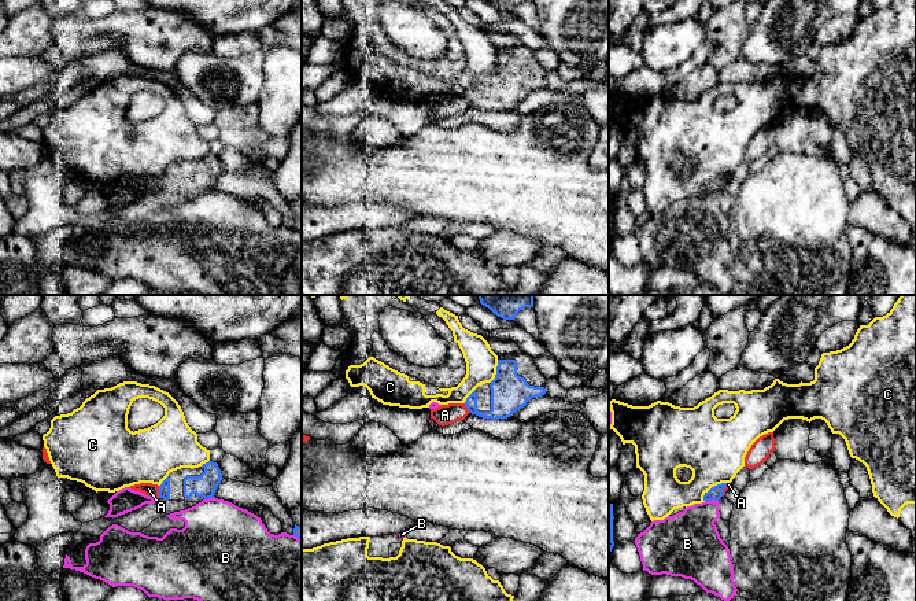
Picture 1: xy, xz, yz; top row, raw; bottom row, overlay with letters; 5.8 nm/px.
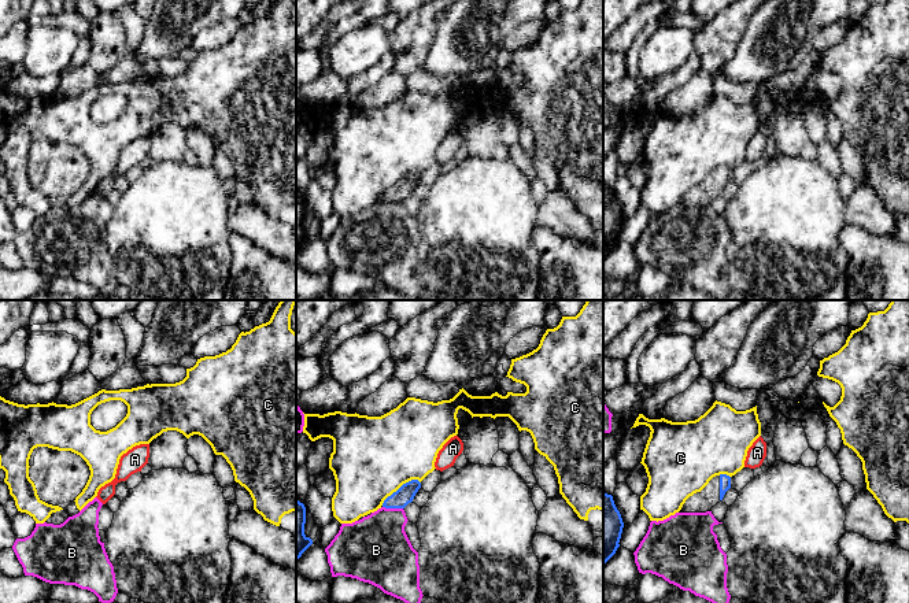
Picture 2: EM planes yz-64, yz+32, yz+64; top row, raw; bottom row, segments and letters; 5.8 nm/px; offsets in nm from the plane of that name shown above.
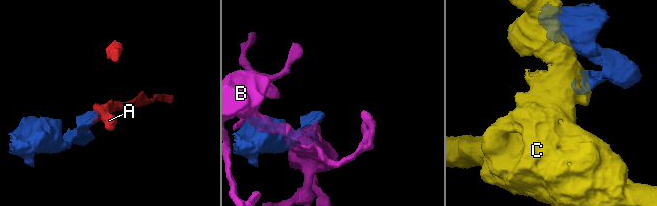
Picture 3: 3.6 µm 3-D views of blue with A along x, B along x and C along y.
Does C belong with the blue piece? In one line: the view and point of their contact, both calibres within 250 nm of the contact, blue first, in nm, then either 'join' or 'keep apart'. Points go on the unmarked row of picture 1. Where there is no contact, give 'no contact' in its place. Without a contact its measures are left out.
yz (715, 179) | 80/360 nm | keep apart

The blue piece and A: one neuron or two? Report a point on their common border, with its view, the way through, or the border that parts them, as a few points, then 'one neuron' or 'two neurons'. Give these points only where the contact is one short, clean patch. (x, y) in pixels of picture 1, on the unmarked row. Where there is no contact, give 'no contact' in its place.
contact xy (159, 184); border xy (158, 179), (159, 190); two neurons

